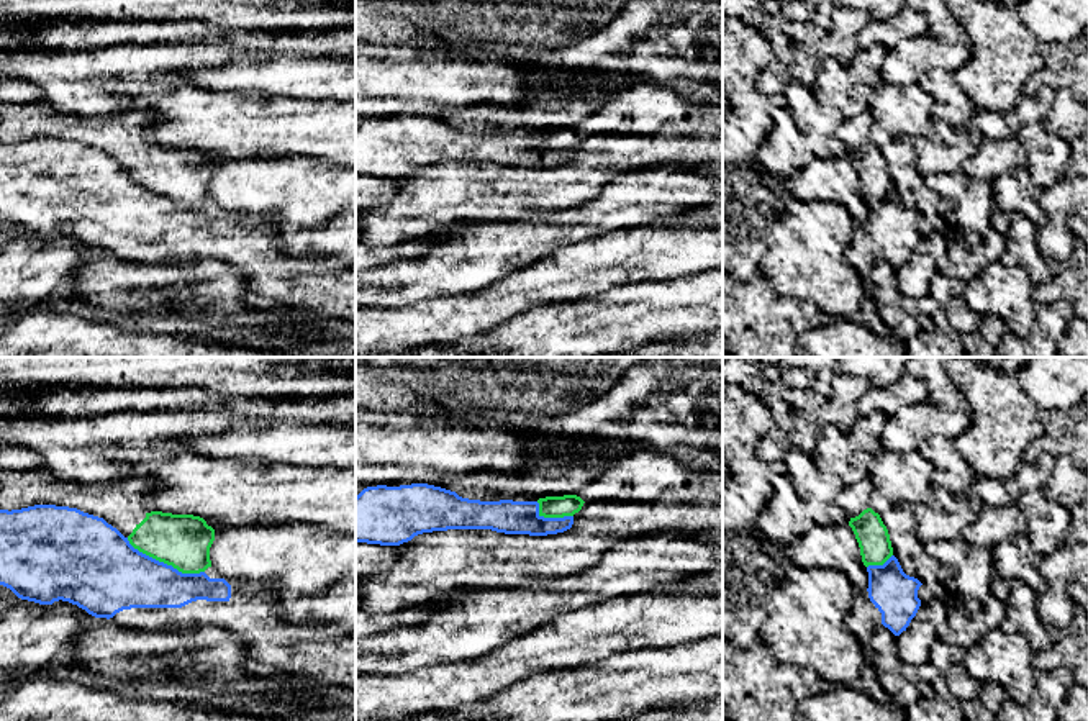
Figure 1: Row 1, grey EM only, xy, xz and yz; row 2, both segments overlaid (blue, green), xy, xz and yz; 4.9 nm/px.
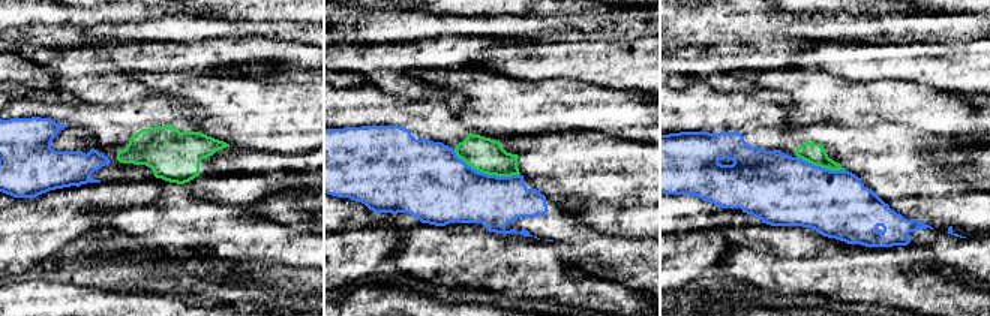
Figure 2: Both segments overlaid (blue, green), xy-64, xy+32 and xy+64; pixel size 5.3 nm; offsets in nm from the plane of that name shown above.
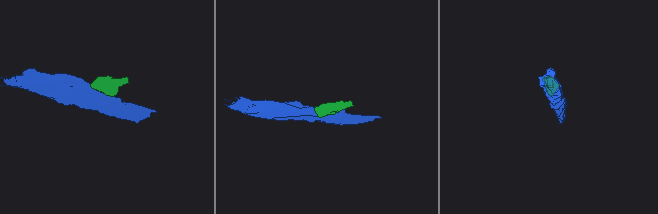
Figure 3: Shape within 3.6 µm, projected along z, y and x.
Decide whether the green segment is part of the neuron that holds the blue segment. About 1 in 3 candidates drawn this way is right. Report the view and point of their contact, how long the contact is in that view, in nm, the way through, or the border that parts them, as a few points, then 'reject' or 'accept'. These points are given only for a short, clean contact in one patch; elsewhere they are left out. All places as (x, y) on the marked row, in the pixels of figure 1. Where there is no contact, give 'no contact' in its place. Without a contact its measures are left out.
meets blue in xy at (163, 562); contact 420 nm long; border along xy (126, 538), (140, 551), (182, 572), (204, 572); reject

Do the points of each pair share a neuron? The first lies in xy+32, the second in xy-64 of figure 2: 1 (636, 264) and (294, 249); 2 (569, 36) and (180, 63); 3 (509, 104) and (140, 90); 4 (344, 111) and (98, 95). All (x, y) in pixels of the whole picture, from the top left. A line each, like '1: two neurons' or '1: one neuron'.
1: one neuron
2: two neurons
3: two neurons
4: two neurons

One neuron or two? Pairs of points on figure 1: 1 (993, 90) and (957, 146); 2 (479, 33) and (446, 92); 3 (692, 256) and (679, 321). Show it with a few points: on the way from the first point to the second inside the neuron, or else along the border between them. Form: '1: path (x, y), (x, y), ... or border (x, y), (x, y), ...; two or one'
1: border (954, 77), (956, 84), (977, 108); two
2: border (467, 45), (477, 48); two
3: border (705, 269), (666, 282); two

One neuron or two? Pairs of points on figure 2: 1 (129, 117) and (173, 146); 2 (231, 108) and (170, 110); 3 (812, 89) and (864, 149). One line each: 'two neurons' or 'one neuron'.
1: one neuron
2: two neurons
3: two neurons

